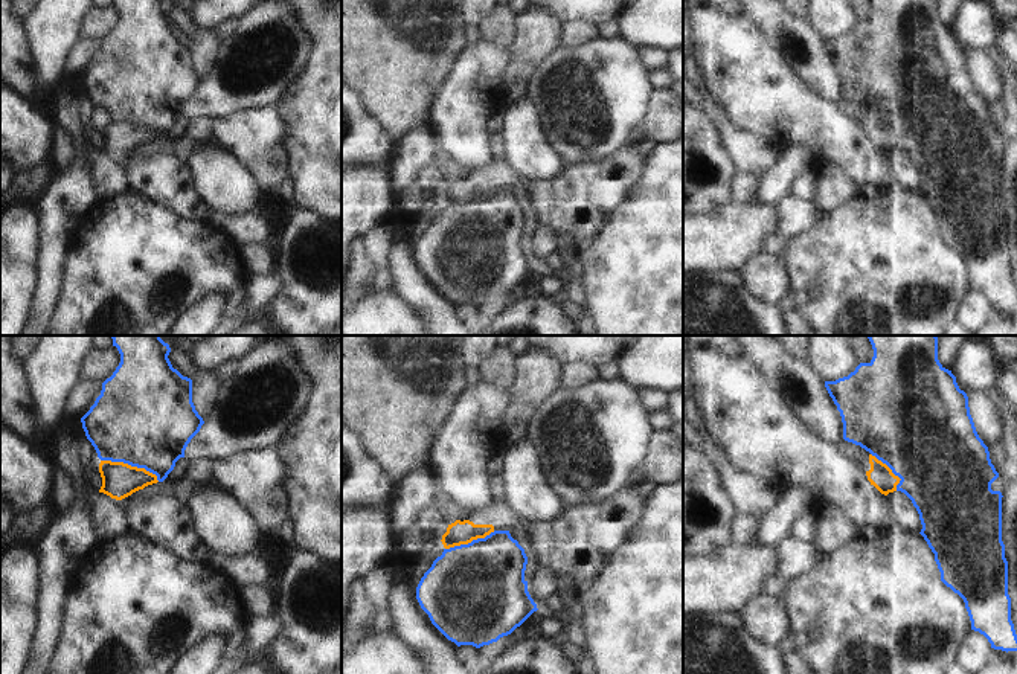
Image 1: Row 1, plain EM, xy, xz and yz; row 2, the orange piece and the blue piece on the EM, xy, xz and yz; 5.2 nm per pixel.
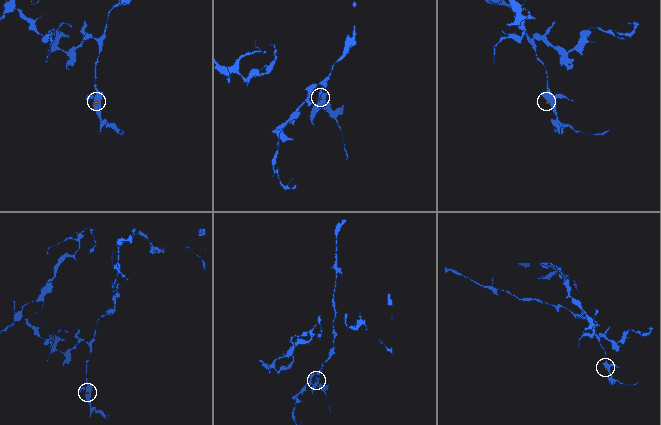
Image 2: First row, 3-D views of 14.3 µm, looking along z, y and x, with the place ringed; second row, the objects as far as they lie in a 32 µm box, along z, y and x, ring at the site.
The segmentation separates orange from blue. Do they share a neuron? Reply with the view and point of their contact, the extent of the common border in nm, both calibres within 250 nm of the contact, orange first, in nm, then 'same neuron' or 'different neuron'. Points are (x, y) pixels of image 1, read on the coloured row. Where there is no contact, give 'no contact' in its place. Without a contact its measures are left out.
xy (130, 465) | 340 nm | 190/500 nm | different neuron

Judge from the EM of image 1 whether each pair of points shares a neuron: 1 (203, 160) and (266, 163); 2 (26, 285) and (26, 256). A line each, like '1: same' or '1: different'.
1: different
2: same

